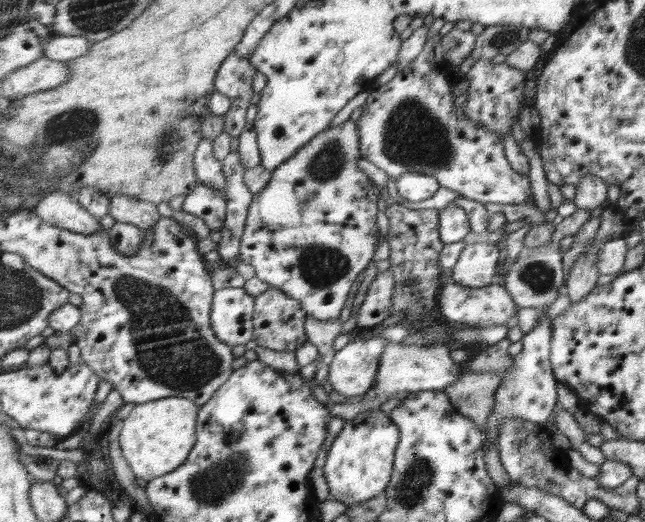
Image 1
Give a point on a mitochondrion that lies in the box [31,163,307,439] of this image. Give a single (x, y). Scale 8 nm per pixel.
(171, 351)

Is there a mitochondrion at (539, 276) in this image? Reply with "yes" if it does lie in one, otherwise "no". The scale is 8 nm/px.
yes

